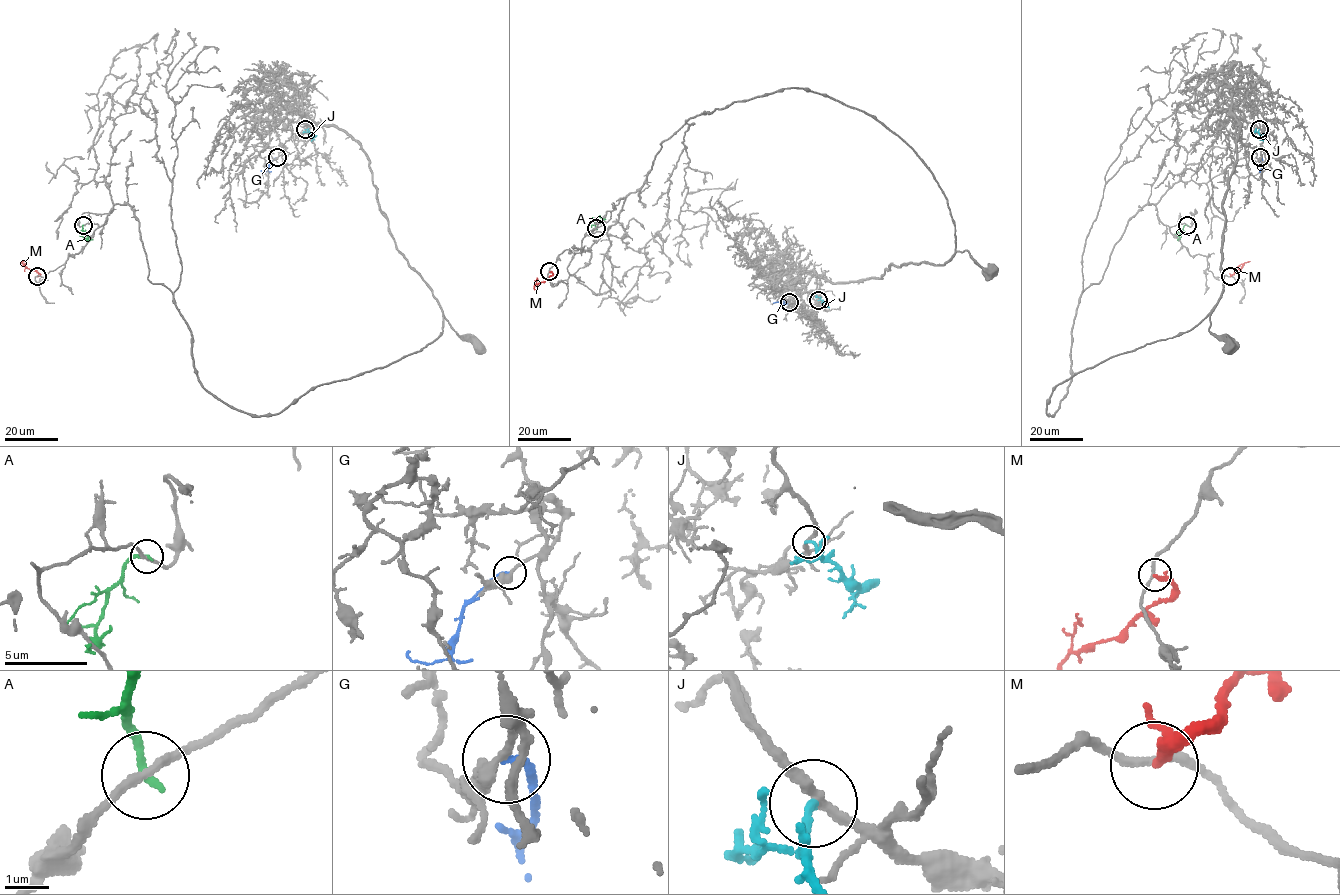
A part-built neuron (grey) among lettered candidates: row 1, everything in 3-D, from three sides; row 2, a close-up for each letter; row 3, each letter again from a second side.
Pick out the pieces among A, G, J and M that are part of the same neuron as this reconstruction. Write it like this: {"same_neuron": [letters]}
{"same_neuron": ["G"]}

